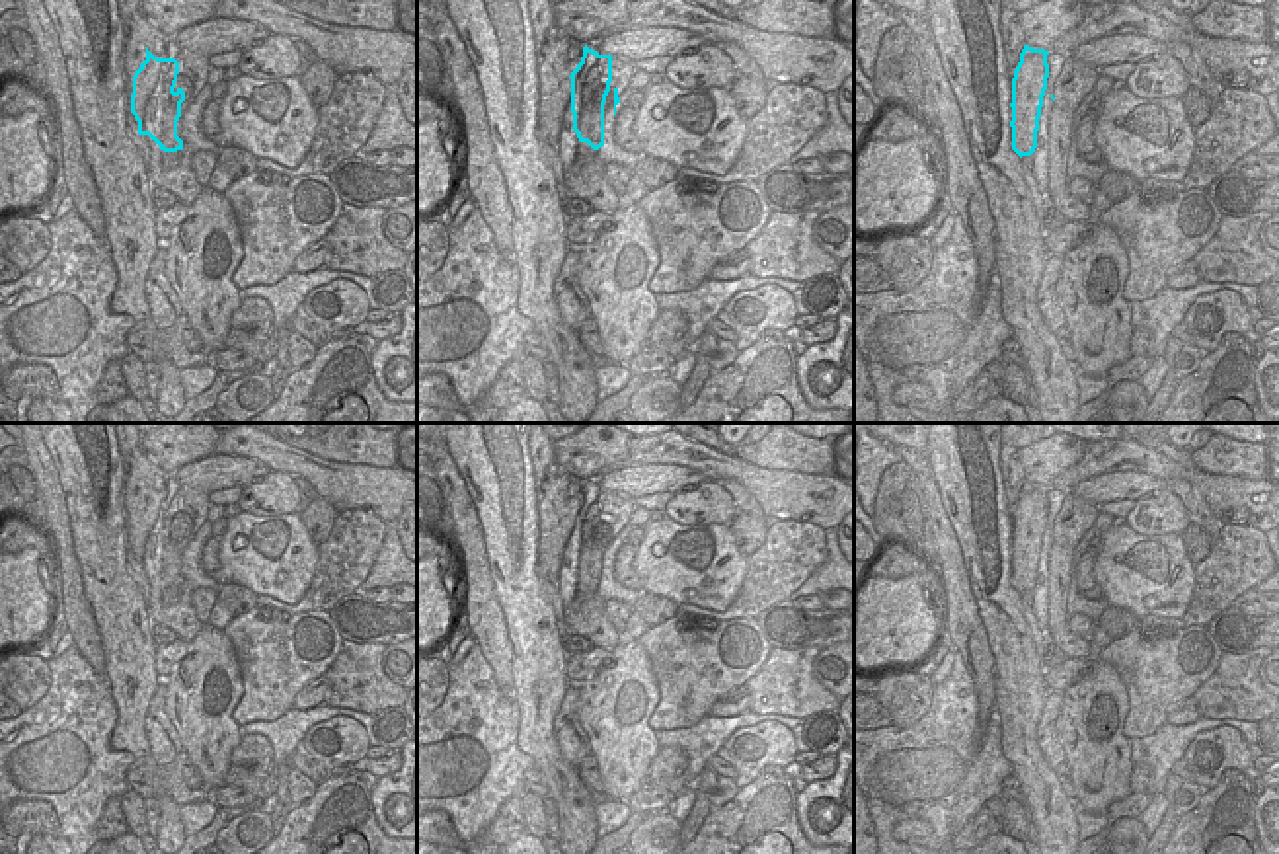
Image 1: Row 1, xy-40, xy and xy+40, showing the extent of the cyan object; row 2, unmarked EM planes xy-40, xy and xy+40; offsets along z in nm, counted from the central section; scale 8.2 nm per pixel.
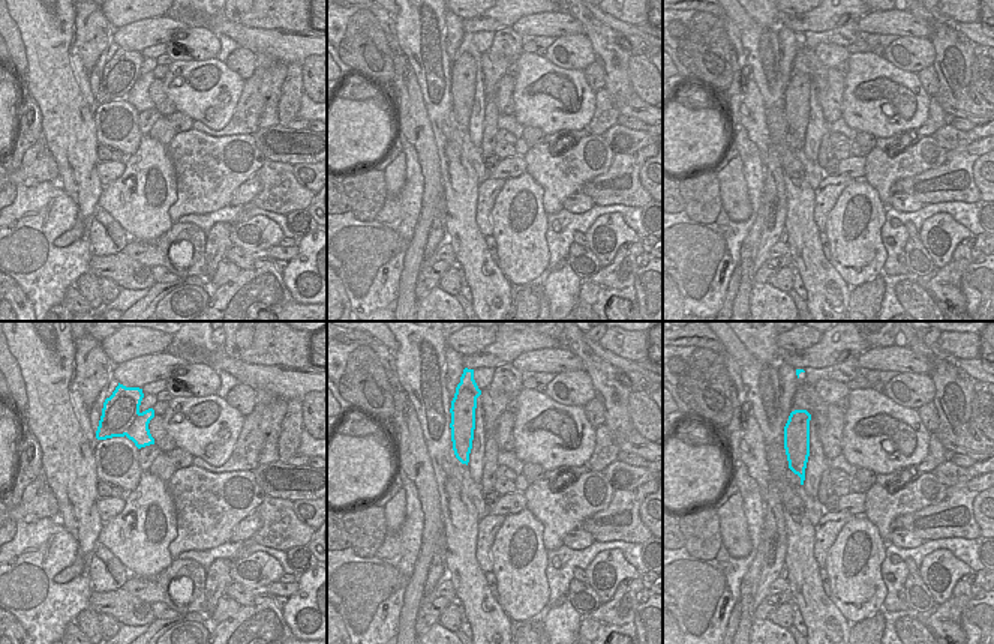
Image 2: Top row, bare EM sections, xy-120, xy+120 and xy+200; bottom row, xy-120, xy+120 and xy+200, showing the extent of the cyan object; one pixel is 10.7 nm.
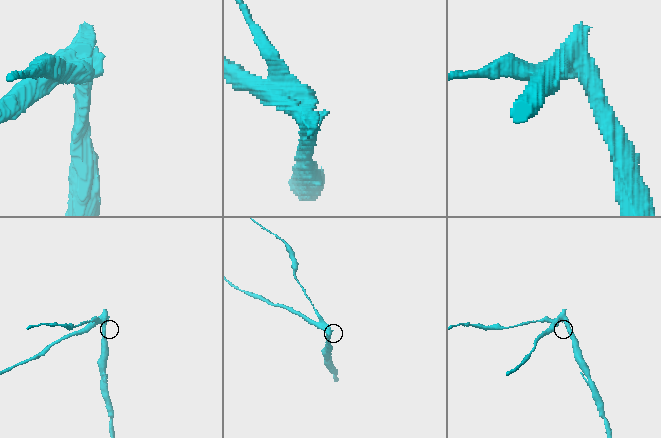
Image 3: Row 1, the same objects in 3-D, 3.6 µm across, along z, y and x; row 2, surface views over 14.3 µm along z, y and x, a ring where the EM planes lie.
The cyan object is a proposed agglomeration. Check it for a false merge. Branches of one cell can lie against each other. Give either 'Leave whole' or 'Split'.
Split.

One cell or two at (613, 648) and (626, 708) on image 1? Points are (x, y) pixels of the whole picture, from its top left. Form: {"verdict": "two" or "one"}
{"verdict": "one"}

